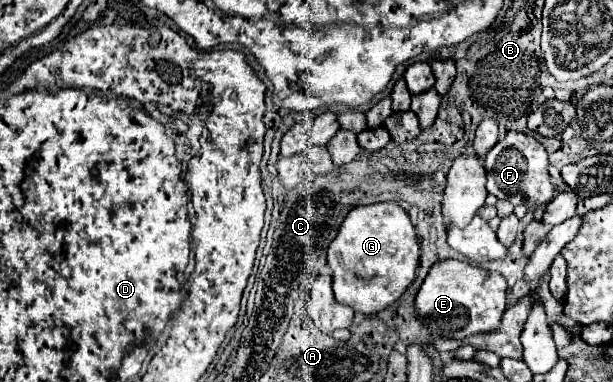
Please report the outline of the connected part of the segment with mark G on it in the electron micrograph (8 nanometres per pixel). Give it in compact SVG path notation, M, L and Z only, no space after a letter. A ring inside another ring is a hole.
M386 201L386 203L374 203L374 205L360 205L348 213L344 223L340 225L336 239L328 247L328 265L332 269L334 297L338 303L352 307L356 313L374 315L390 307L402 297L406 287L416 277L418 259L420 259L420 247L418 247L414 225L410 223L410 217L398 203Z

